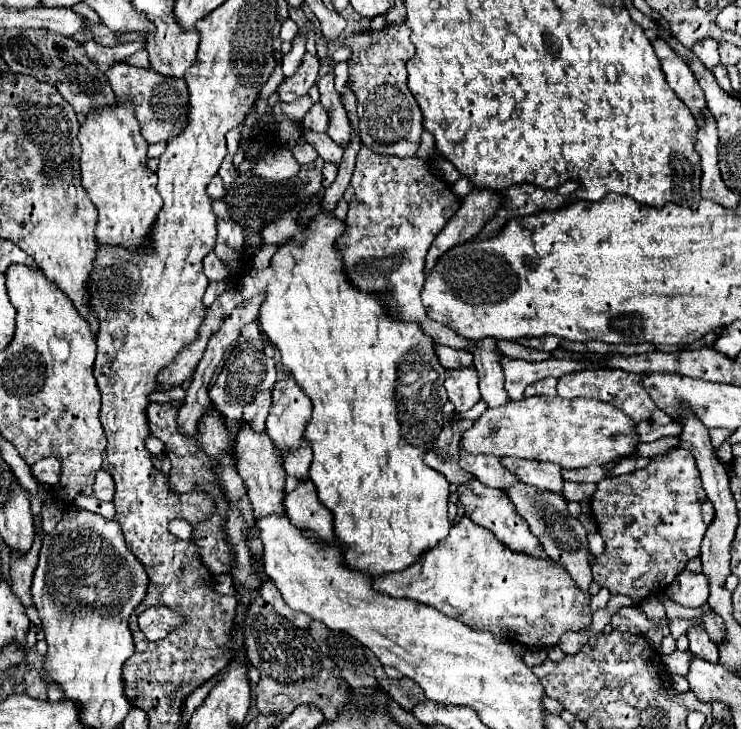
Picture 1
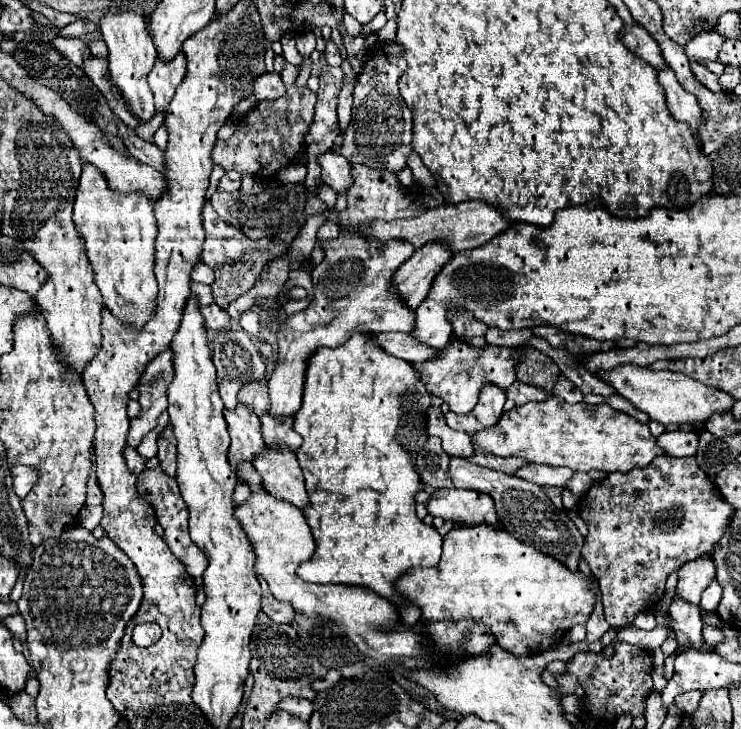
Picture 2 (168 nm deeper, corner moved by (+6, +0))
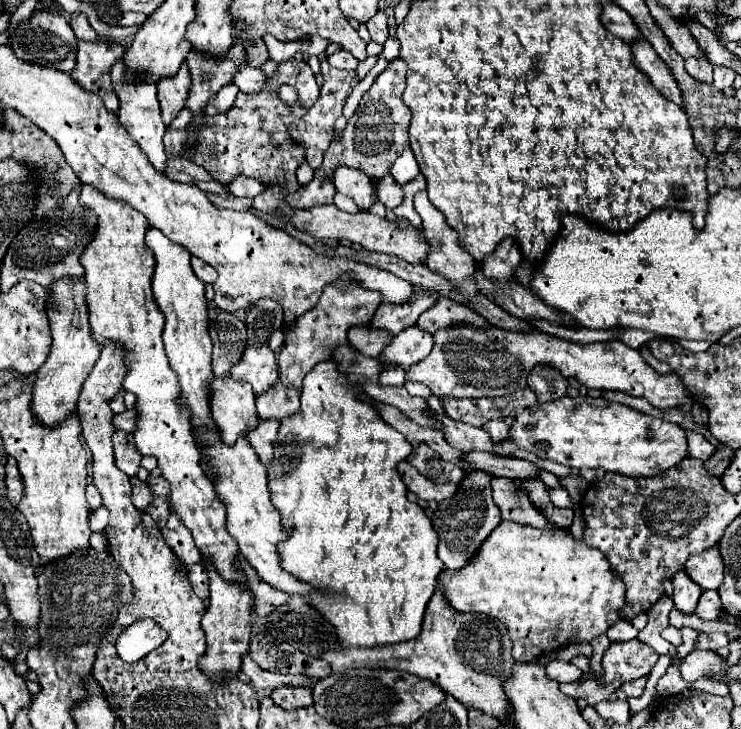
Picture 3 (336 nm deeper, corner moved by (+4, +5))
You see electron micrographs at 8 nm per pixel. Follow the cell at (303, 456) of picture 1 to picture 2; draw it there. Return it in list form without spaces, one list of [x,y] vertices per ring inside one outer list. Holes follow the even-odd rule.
[[[265,414],[261,418],[261,424],[263,424],[263,438],[265,438],[265,442],[269,442],[271,448],[285,444],[293,452],[297,452],[297,448],[303,442],[303,438],[293,430],[293,418],[277,420],[277,418],[271,418],[269,414]]]

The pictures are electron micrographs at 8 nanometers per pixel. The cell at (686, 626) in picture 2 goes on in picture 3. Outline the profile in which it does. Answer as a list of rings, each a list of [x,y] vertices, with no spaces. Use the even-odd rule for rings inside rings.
[[[679,569],[671,577],[671,583],[673,583],[673,595],[671,597],[673,597],[675,607],[683,613],[693,613],[703,589],[685,573],[685,569]]]

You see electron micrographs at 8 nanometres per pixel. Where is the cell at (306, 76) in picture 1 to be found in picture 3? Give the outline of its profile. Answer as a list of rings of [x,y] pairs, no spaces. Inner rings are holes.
[[[241,65],[239,71],[233,75],[233,83],[243,91],[243,93],[257,93],[257,89],[263,89],[265,75],[261,69]]]

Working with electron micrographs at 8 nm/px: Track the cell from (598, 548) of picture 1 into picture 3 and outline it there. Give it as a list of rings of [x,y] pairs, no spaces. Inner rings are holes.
[[[547,487],[547,489],[549,489],[549,497],[553,499],[553,503],[555,503],[555,505],[575,509],[575,505],[571,505],[571,501],[569,501],[569,493],[567,493],[563,487],[555,487],[555,489]]]

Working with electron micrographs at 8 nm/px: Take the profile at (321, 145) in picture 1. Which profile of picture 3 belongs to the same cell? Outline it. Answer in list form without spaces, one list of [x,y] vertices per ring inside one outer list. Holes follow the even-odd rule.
[[[339,167],[335,171],[333,183],[335,183],[337,193],[343,193],[343,195],[351,197],[361,211],[369,211],[369,207],[377,201],[371,179],[365,173],[359,173],[357,169]]]

